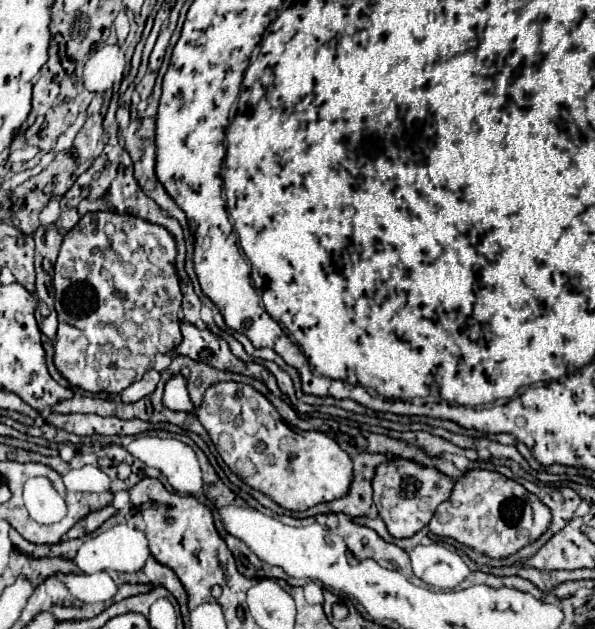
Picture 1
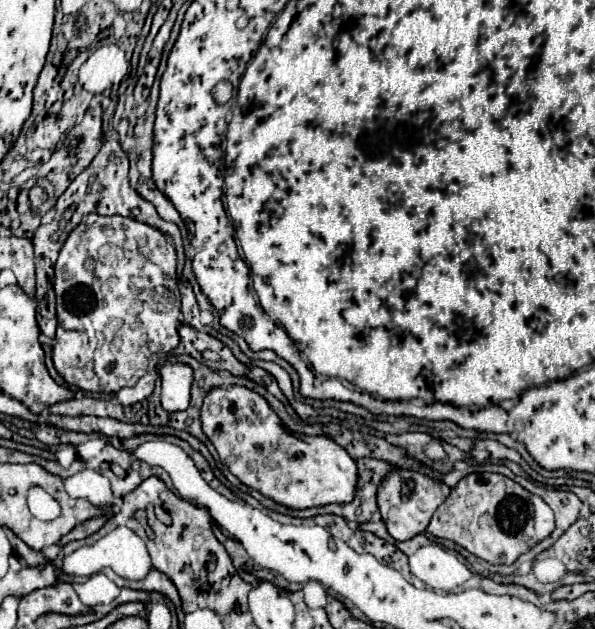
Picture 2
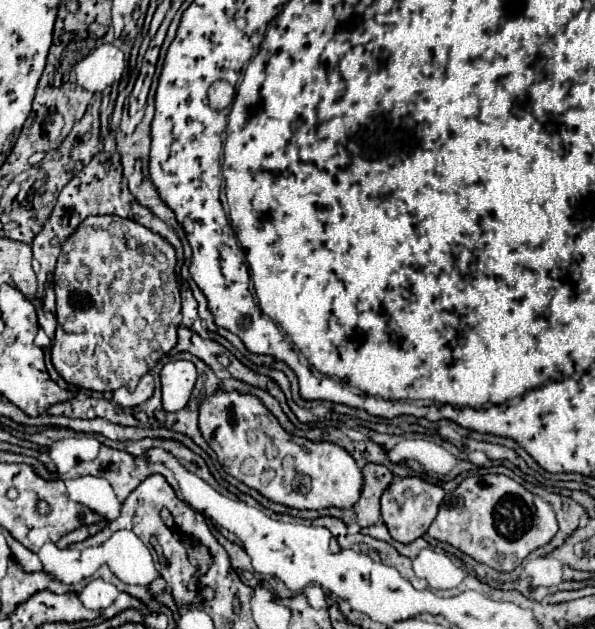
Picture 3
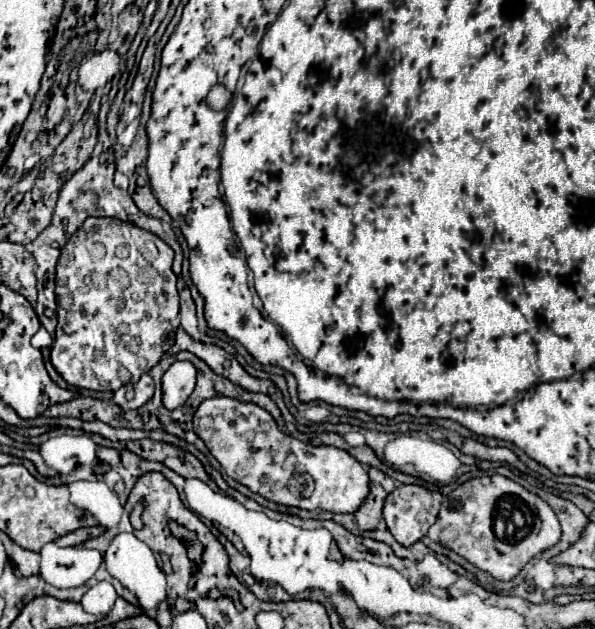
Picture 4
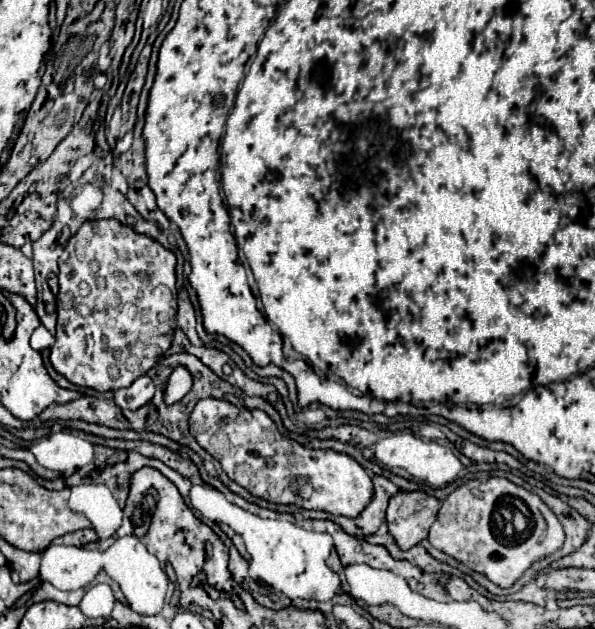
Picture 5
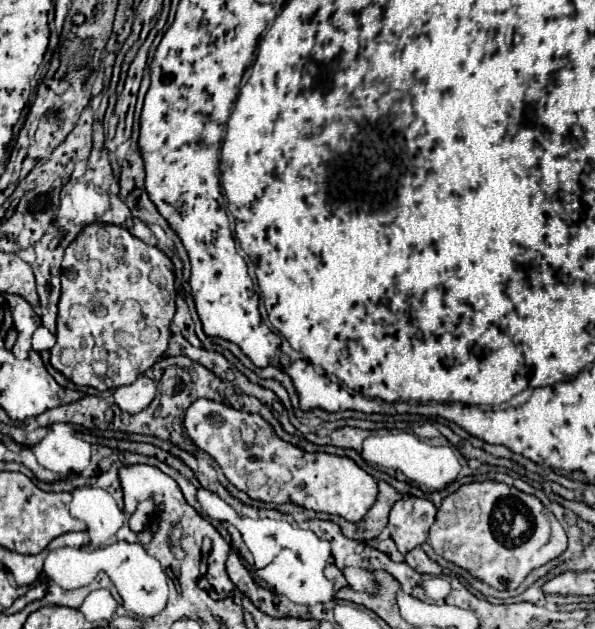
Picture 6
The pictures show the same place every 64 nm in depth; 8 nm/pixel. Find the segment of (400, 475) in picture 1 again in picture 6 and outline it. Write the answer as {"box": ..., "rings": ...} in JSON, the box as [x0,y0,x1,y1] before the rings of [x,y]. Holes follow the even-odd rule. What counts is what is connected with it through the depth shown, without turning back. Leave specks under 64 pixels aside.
{"box":[388,496,436,554],"rings":[[[404,496],[390,510],[388,530],[402,554],[422,546],[428,540],[428,530],[434,522],[436,506],[422,498]]]}

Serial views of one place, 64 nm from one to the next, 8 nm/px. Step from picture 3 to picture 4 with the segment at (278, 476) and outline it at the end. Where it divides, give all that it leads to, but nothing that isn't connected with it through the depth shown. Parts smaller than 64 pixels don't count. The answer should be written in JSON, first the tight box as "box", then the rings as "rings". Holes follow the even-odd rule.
{"box":[192,396,370,514],"rings":[[[226,396],[208,398],[196,408],[192,424],[226,474],[270,502],[304,510],[320,508],[354,514],[370,492],[368,472],[348,452],[334,446],[304,444],[282,434],[274,418],[256,404],[244,404]]]}

